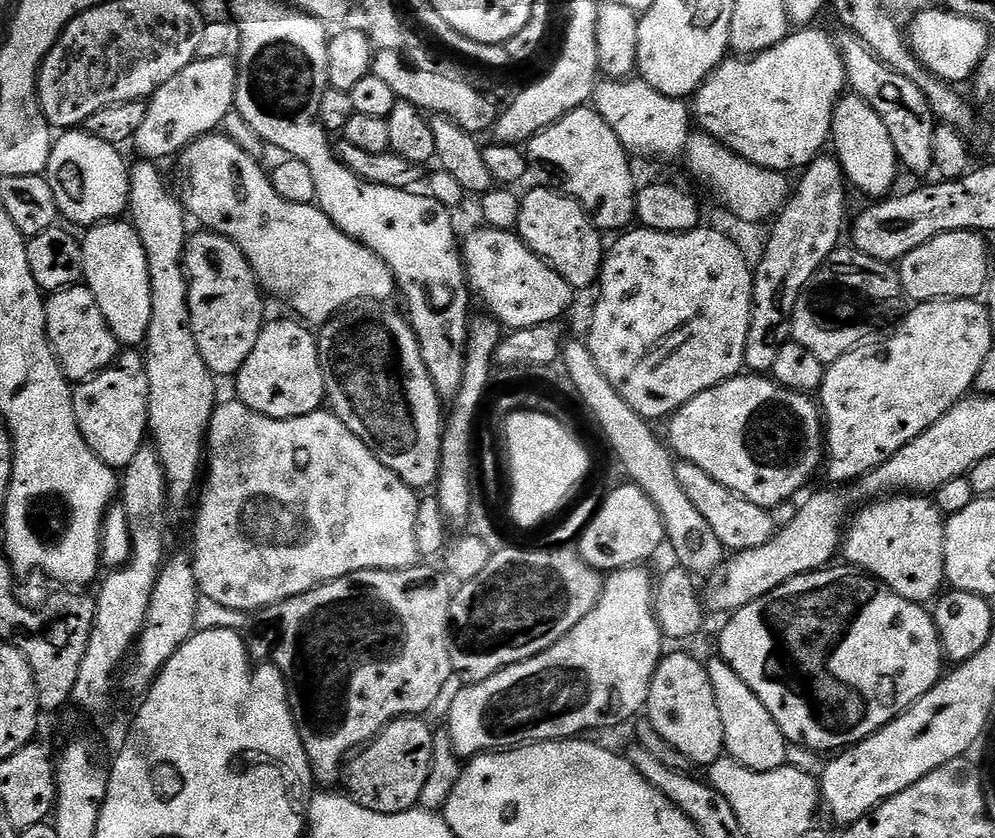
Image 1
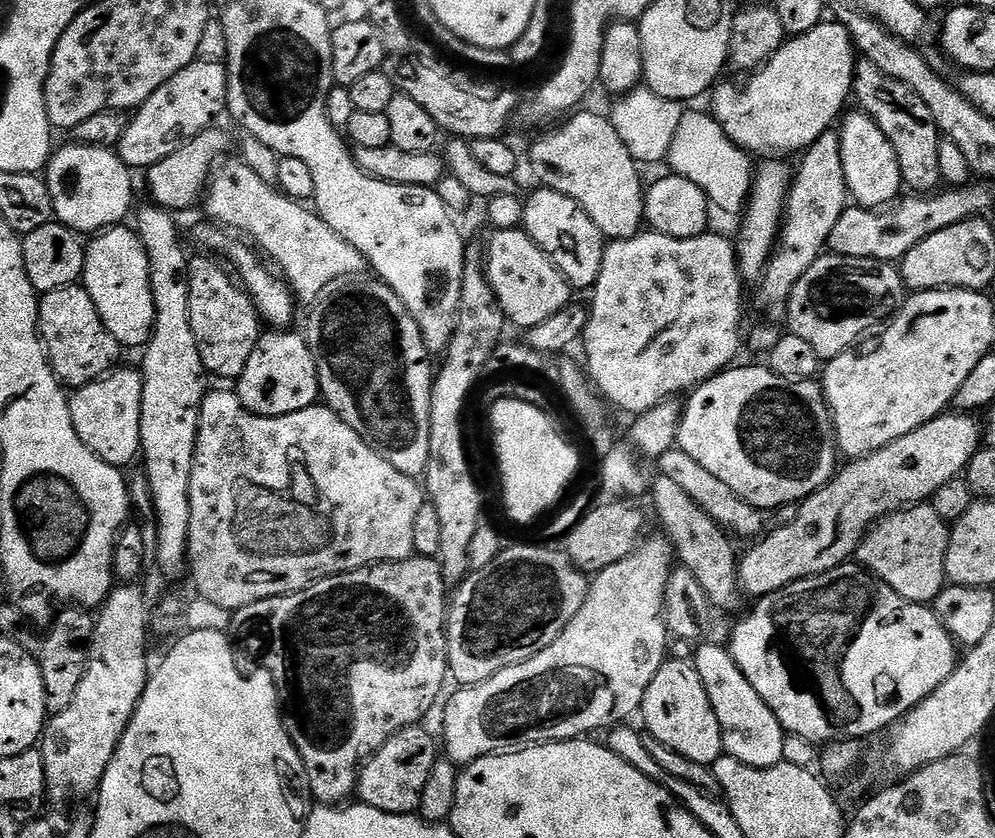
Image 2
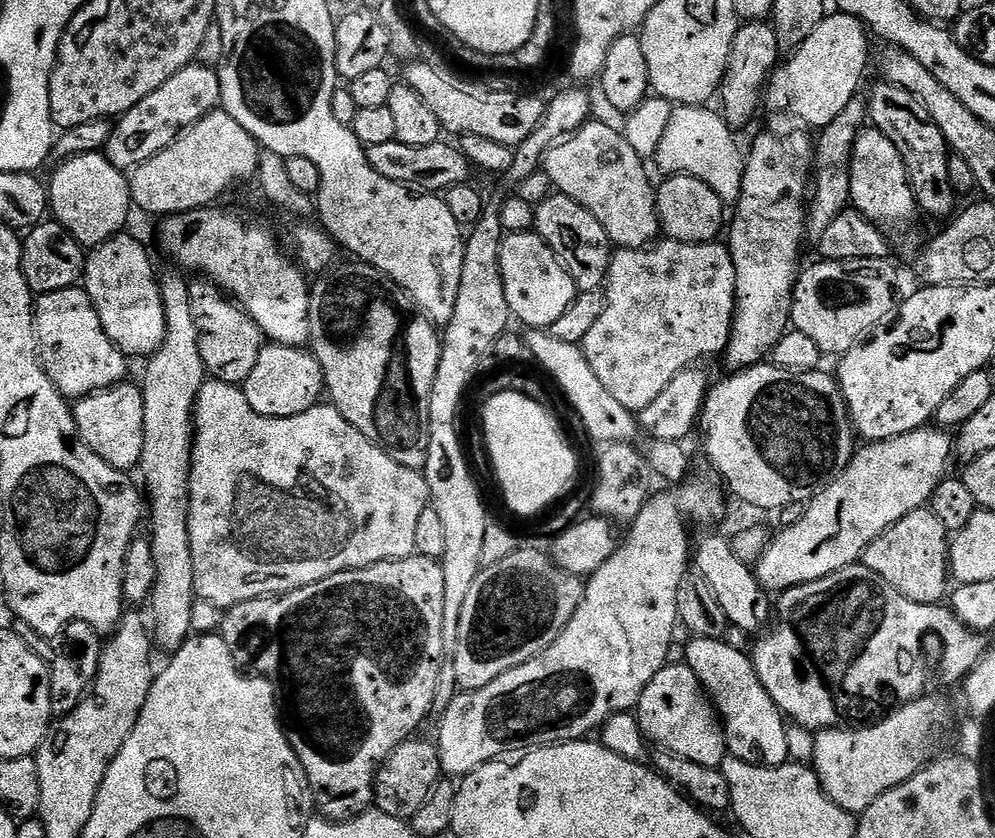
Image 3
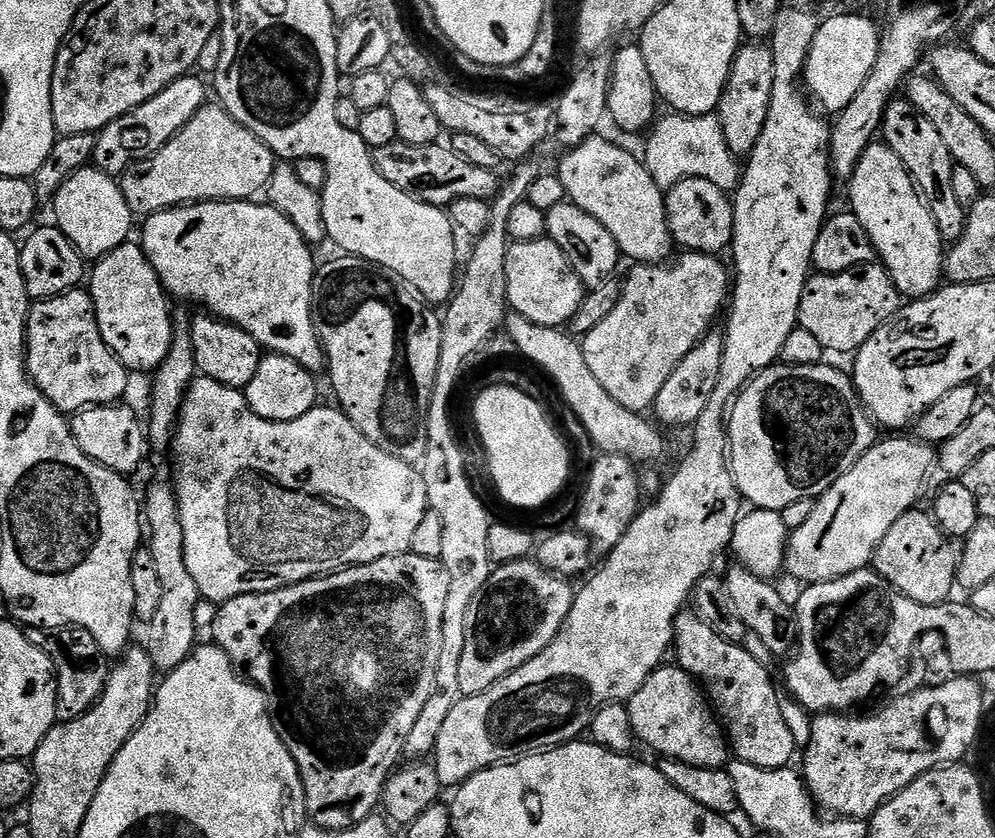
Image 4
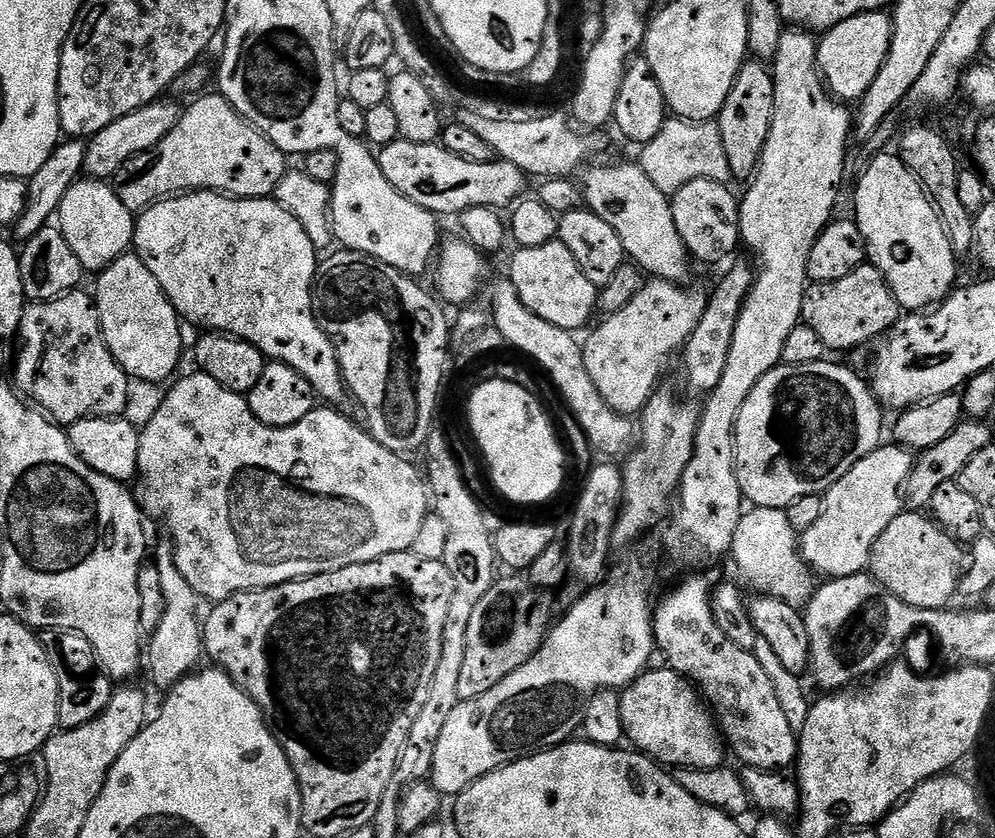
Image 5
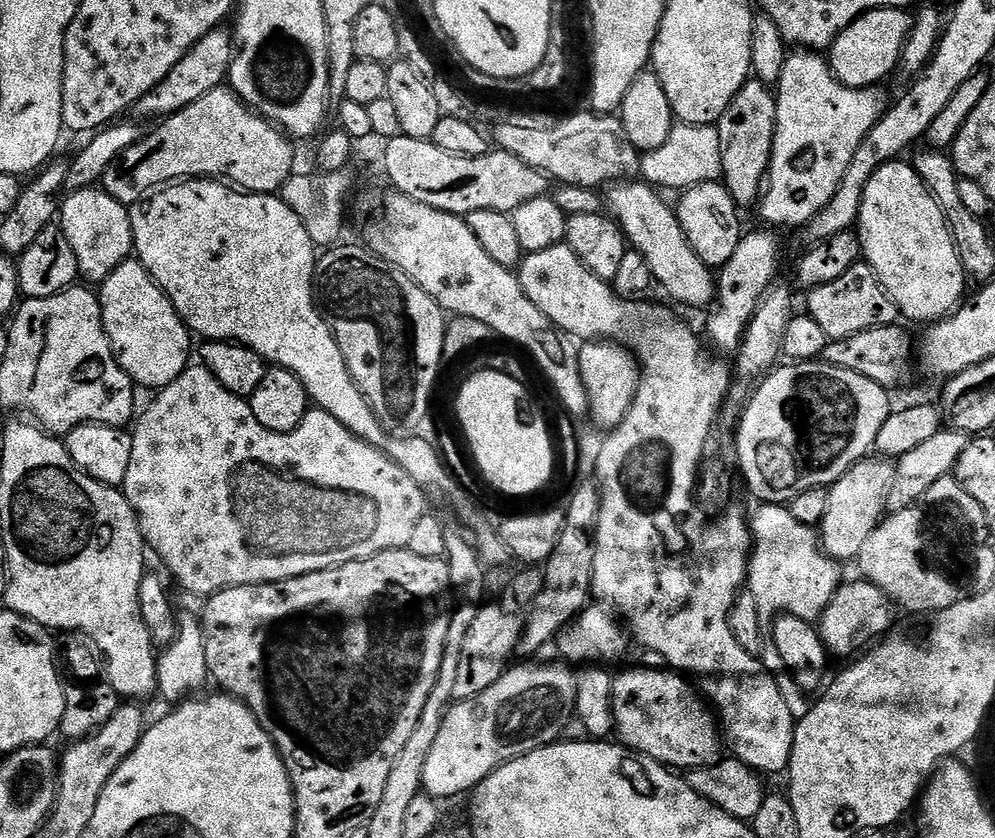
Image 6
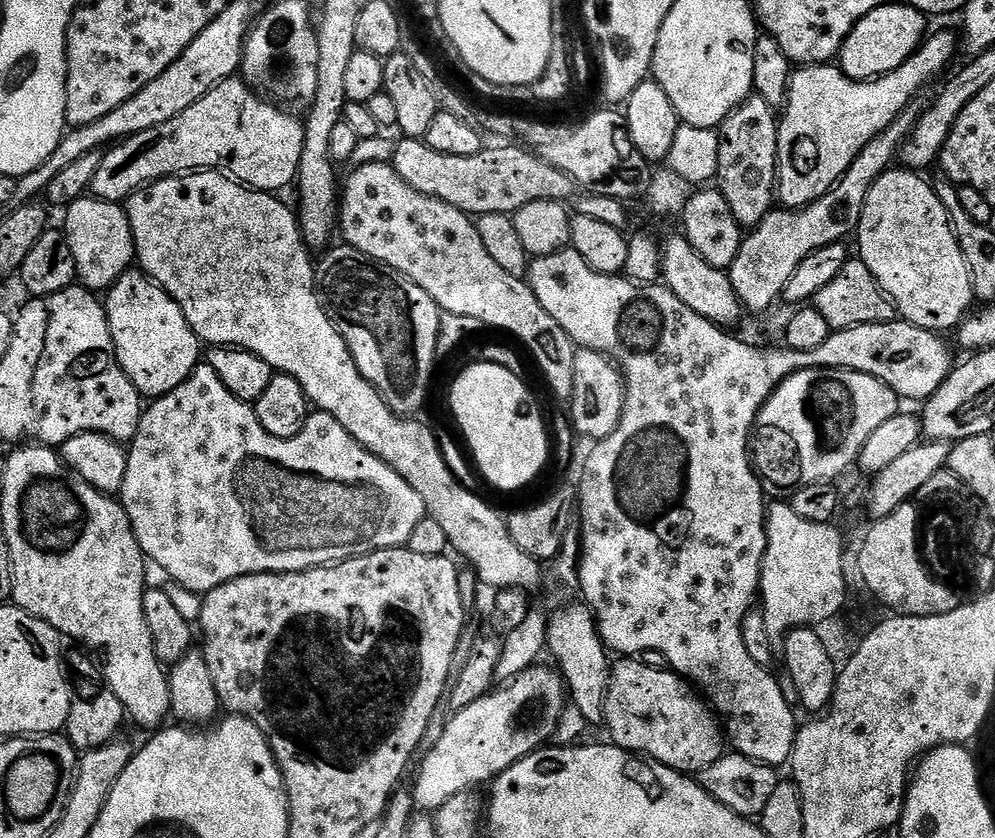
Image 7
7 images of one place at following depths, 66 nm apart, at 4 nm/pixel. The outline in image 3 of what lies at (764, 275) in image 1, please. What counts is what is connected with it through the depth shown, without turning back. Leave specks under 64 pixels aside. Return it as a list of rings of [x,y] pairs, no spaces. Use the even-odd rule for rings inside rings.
[[[857,98],[834,118],[825,128],[819,129],[814,140],[814,183],[810,188],[807,235],[818,238],[848,207],[852,198],[850,194],[850,170],[856,139],[869,123],[868,105],[863,99]]]

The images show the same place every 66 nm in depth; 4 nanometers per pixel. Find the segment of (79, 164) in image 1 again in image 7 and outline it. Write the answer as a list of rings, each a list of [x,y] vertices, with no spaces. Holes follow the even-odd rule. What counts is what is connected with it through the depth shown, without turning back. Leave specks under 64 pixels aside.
[[[85,194],[63,213],[62,231],[74,254],[76,279],[90,292],[107,293],[133,267],[136,260],[136,243],[130,230],[127,211],[119,204],[97,200],[91,194]]]

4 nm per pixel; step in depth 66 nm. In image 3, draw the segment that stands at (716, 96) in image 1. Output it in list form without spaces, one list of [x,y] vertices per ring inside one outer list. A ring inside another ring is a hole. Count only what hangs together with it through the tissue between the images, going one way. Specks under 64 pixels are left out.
[[[837,11],[824,20],[773,72],[766,89],[766,104],[776,112],[789,112],[813,130],[825,128],[850,102],[857,99],[868,68],[869,29],[860,20]],[[788,60],[788,61],[787,61]]]

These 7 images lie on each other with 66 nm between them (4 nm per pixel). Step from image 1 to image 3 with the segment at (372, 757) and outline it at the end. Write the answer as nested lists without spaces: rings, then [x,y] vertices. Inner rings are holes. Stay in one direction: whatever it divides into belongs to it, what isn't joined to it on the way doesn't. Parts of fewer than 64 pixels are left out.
[[[409,738],[398,745],[376,773],[374,808],[382,814],[390,814],[390,818],[411,821],[442,778],[439,747],[433,741],[431,744],[428,740],[416,739]]]

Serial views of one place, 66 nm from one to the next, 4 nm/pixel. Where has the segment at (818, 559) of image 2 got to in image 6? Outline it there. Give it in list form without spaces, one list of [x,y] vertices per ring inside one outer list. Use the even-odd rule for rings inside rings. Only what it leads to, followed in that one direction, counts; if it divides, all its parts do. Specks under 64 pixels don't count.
[[[872,459],[860,460],[841,480],[831,485],[828,493],[830,506],[826,510],[826,518],[819,526],[818,535],[824,552],[833,560],[855,561],[866,538],[870,538],[872,531],[886,515],[888,491],[892,489],[892,479],[896,476],[896,469],[887,459]]]

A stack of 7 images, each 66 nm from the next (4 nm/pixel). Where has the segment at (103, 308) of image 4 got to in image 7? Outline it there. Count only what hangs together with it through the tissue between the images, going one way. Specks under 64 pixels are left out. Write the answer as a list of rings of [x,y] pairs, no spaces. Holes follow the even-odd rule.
[[[130,270],[122,278],[118,278],[116,285],[106,293],[106,307],[116,360],[141,397],[155,398],[170,394],[170,390],[182,386],[182,382],[186,382],[188,375],[201,363],[202,341],[190,330],[178,302],[170,299],[159,284],[155,280],[149,280],[143,271]]]

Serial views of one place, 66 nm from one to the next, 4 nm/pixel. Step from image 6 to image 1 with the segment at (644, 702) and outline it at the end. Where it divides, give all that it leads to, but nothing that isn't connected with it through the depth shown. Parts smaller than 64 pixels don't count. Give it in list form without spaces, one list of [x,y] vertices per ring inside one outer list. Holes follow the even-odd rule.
[[[688,652],[661,655],[660,665],[652,675],[648,691],[646,718],[693,765],[707,766],[725,755],[722,714],[718,714],[718,698],[710,686],[707,667],[699,664]]]

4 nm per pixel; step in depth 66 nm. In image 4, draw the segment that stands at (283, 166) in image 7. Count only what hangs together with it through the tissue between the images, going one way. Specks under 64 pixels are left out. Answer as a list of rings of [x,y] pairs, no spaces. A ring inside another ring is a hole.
[[[219,103],[200,108],[194,118],[162,150],[148,160],[138,160],[125,170],[118,183],[130,210],[137,217],[147,218],[164,208],[179,208],[182,204],[200,204],[204,200],[246,200],[263,193],[271,182],[278,163],[277,157],[246,126],[242,126]]]

